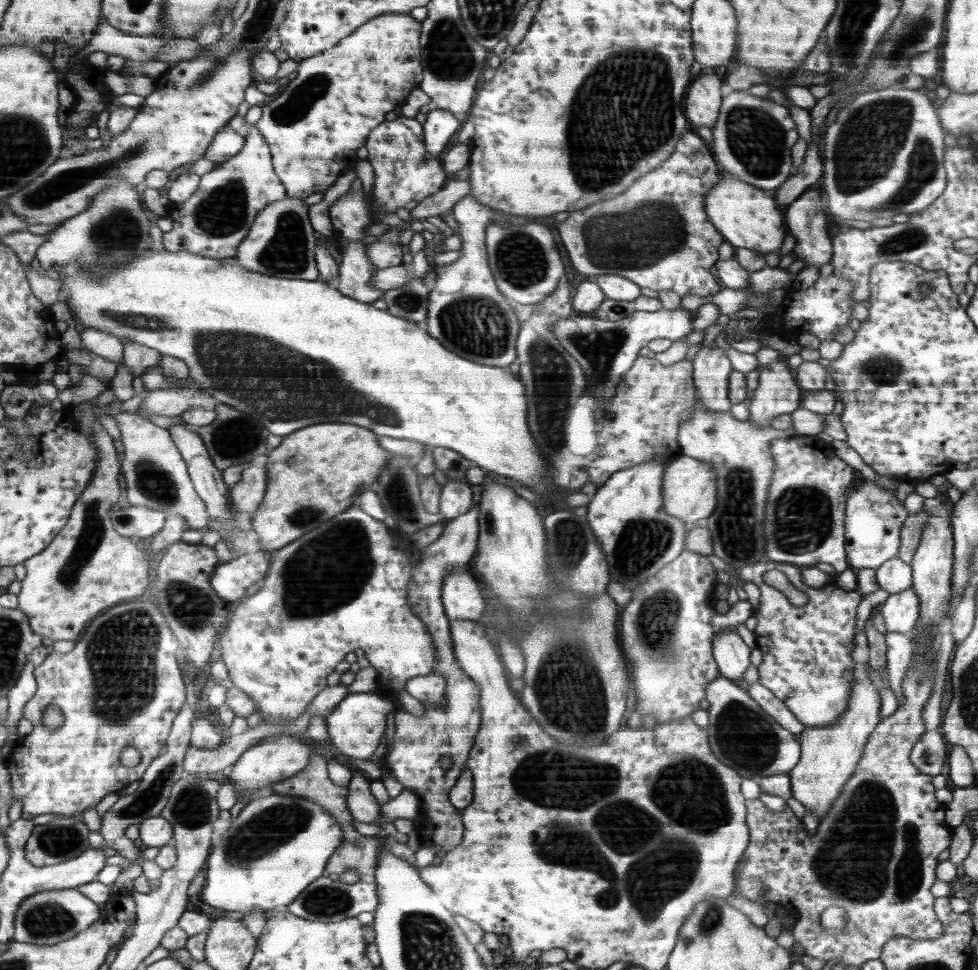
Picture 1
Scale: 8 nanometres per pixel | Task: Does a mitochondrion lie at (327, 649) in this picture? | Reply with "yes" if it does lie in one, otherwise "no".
no

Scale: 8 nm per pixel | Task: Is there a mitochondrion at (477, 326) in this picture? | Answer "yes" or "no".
yes

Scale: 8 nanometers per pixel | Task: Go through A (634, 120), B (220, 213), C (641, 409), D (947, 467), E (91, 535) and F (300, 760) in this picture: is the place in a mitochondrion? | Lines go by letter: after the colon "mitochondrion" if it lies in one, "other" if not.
A: mitochondrion
B: mitochondrion
C: other
D: other
E: mitochondrion
F: other

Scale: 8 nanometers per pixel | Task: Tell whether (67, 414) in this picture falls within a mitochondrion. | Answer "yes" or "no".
no

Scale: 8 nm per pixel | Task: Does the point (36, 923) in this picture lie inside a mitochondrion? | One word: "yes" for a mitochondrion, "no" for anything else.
yes

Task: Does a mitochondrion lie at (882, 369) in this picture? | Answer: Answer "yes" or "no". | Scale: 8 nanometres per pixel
yes

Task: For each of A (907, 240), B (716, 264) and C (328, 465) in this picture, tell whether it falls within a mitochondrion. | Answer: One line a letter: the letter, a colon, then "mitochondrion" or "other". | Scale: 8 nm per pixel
A: mitochondrion
B: other
C: other

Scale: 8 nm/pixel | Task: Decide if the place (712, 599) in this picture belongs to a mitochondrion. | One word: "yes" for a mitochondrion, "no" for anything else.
no

